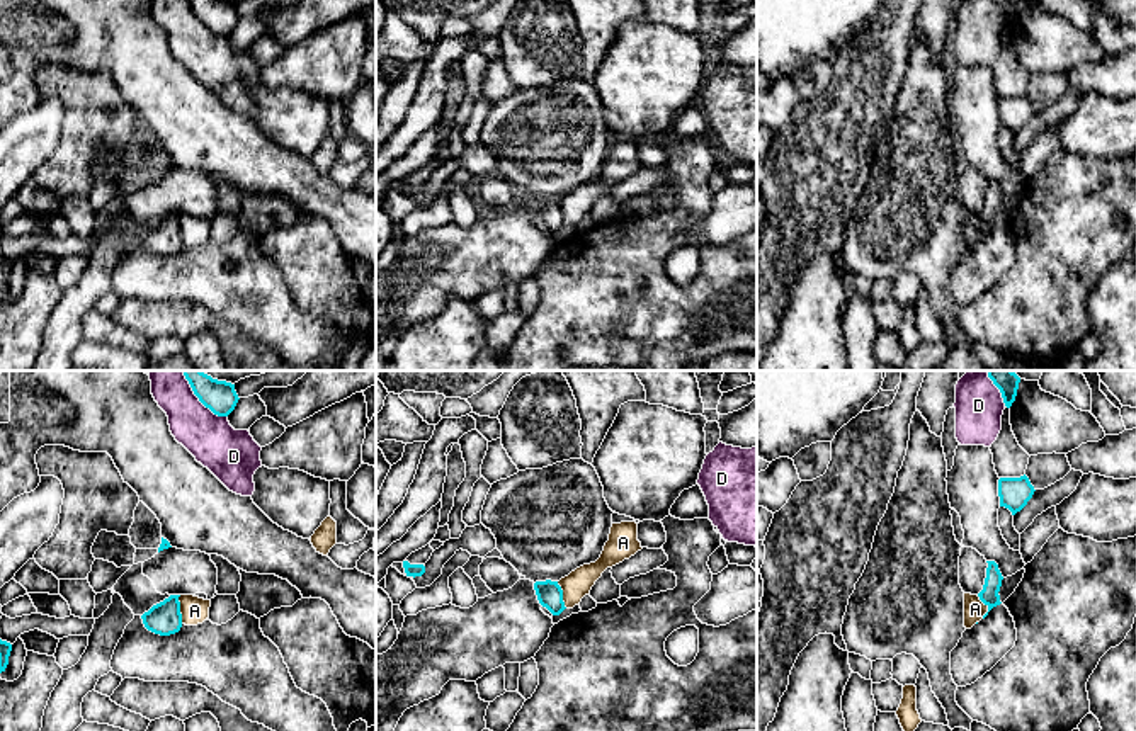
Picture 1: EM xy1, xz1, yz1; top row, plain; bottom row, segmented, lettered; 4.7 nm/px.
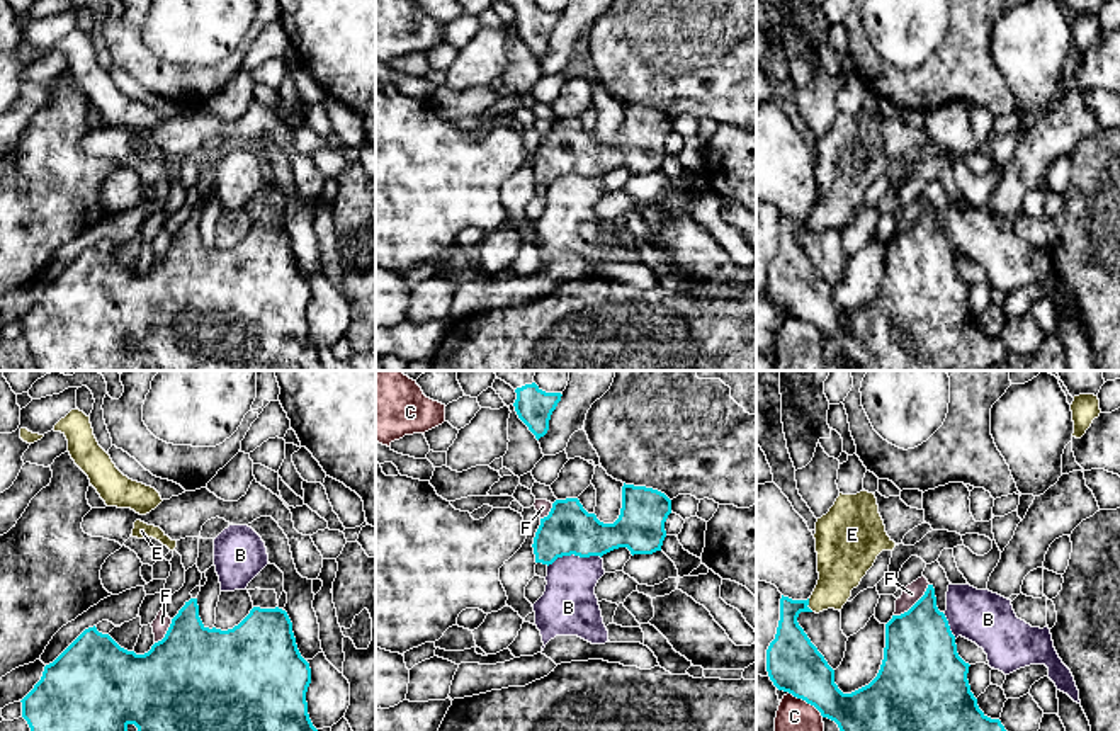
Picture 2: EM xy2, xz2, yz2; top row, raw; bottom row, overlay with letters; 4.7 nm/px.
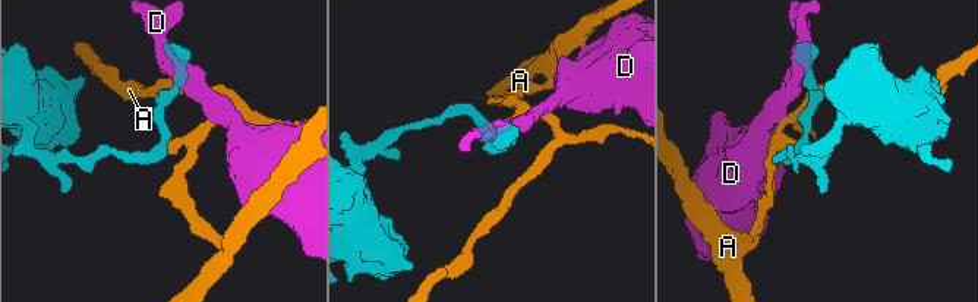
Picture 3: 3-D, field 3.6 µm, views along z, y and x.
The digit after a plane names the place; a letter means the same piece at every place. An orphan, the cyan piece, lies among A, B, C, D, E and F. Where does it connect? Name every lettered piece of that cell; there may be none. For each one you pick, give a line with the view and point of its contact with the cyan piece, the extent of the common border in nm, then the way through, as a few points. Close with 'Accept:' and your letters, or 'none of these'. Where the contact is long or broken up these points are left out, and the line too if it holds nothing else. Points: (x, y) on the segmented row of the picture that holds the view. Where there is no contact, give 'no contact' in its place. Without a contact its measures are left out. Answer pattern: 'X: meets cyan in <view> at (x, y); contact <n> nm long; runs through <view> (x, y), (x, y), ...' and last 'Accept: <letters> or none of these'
E: meets cyan in yz2 at (808, 604); contact 70 nm long; runs through yz2 (791, 653), (791, 616), (808, 604), (837, 580), (842, 563)
Accept: E

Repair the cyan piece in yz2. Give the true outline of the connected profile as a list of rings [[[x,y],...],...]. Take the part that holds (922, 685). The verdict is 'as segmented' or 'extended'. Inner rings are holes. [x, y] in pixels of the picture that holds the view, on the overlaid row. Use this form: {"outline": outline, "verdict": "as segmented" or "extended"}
{"outline": [[[865,490],[857,495],[840,493],[829,512],[817,518],[814,539],[819,580],[812,595],[807,600],[792,600],[783,595],[780,598],[777,634],[766,649],[766,672],[773,685],[814,706],[823,717],[834,721],[840,731],[1006,731],[999,719],[991,719],[979,709],[967,680],[970,665],[957,653],[955,636],[945,614],[936,607],[933,585],[928,585],[925,595],[908,612],[892,615],[885,624],[884,660],[877,677],[868,685],[843,694],[834,683],[834,670],[811,643],[797,617],[800,612],[841,610],[851,597],[851,590],[860,585],[874,566],[877,556],[882,551],[894,551],[896,542],[885,532],[875,495]]], "verdict": "extended"}

